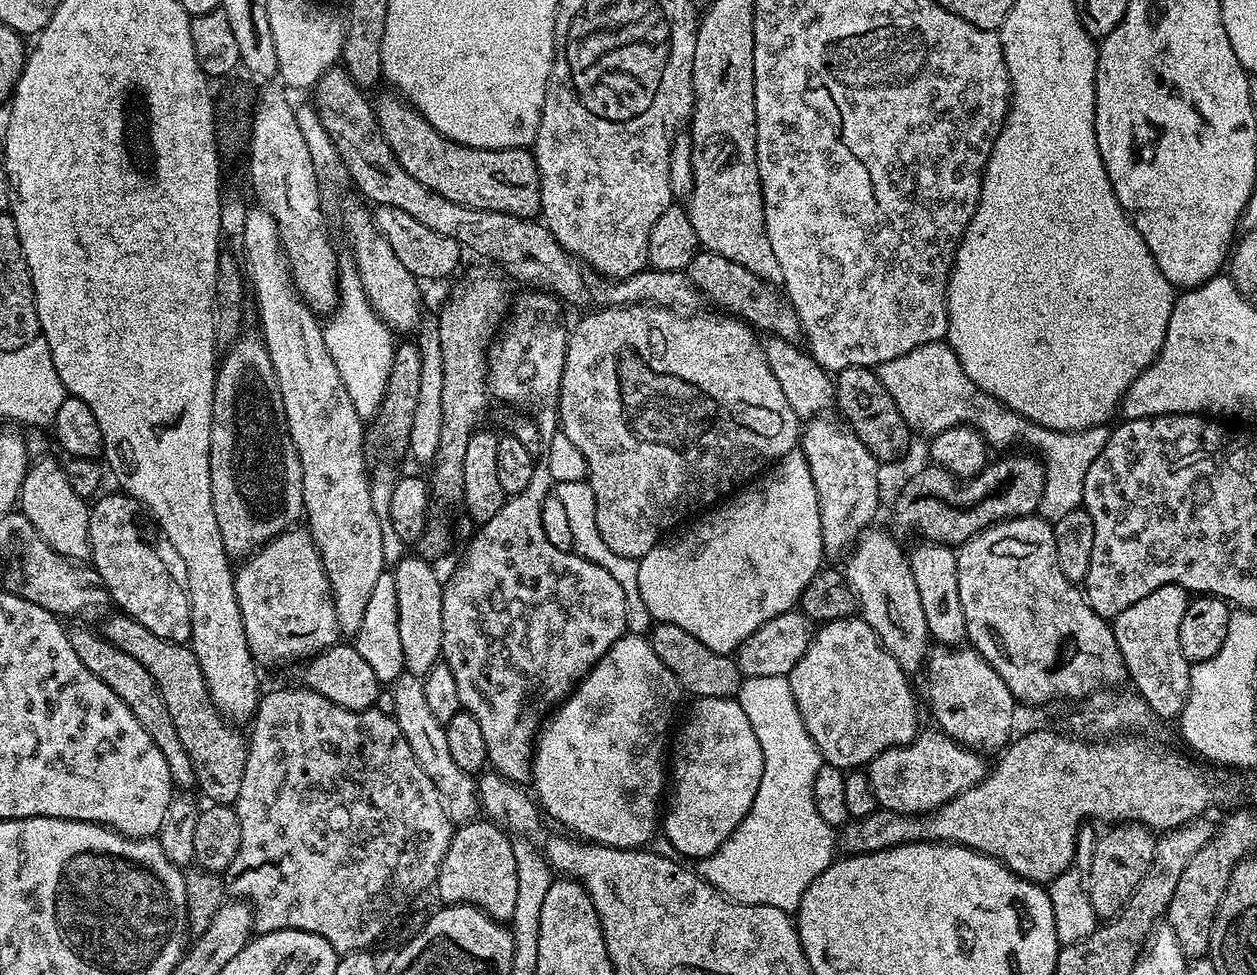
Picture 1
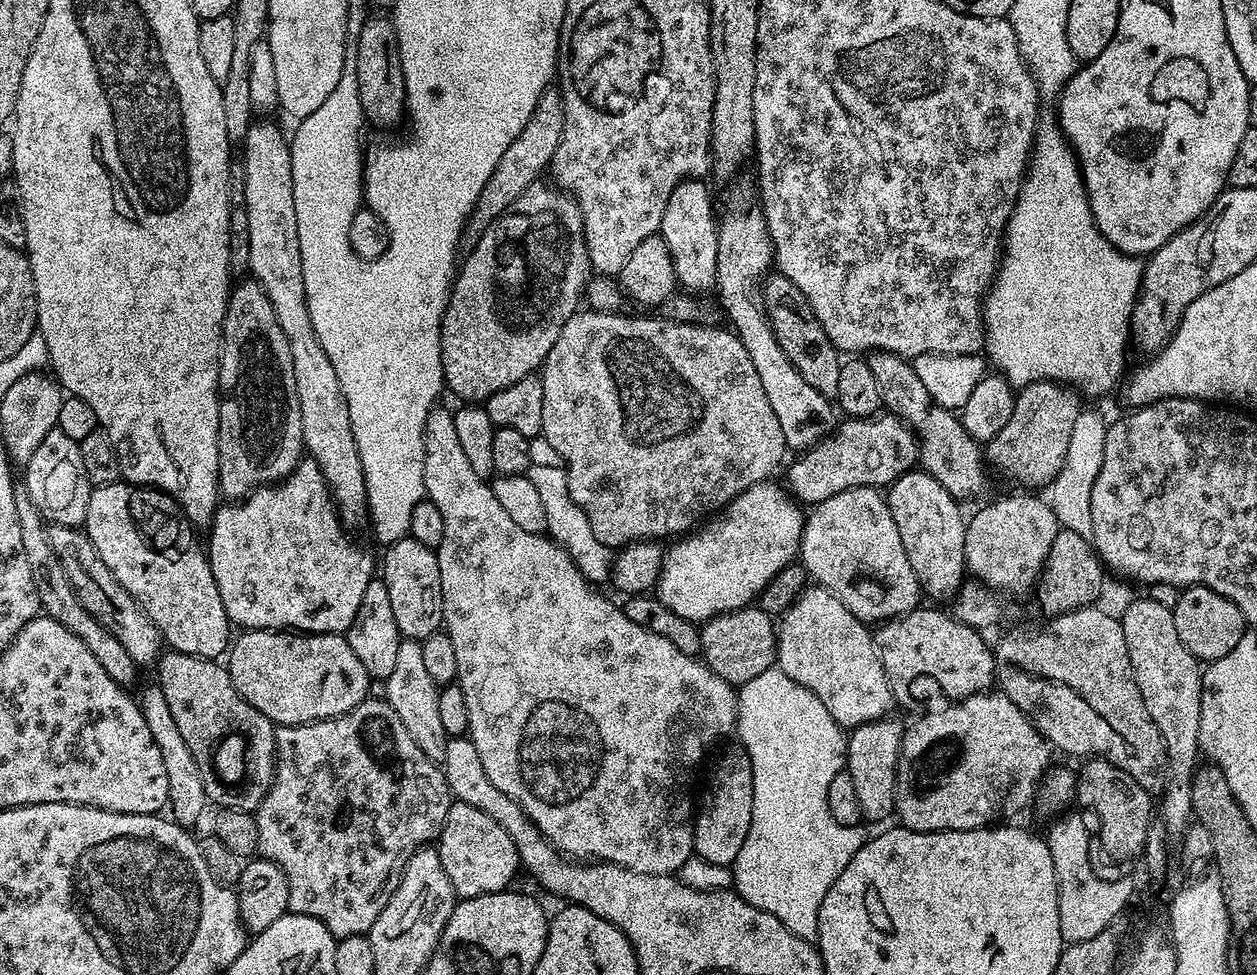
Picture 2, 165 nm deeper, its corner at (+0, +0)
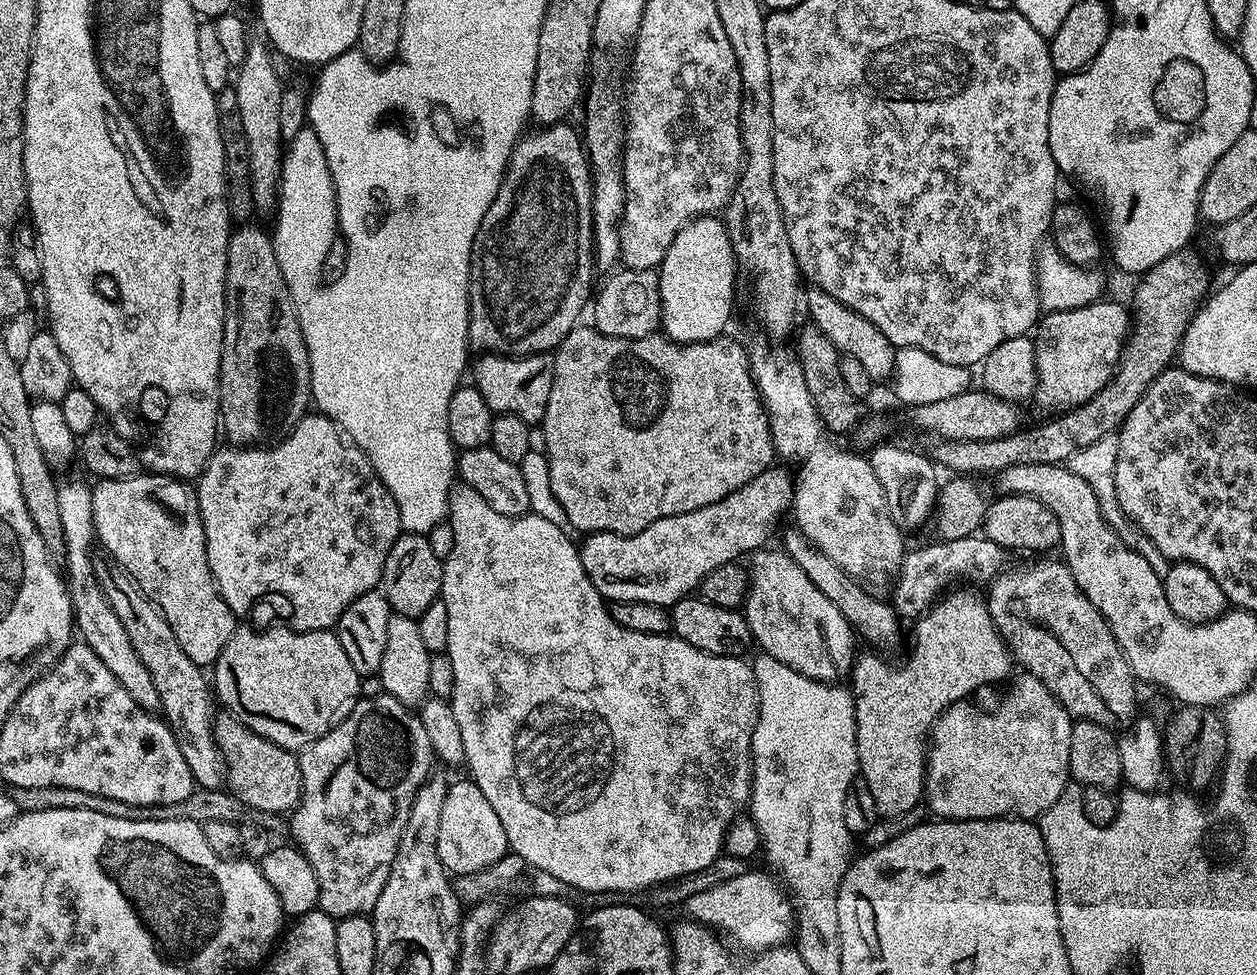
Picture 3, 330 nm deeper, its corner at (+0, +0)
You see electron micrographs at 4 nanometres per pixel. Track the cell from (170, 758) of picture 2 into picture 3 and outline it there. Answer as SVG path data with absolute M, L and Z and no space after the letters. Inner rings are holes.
M68 480L57 487L58 511L62 518L62 534L64 535L64 551L62 553L63 571L66 573L68 597L72 600L74 628L79 639L102 658L102 663L122 687L128 691L130 698L138 702L147 712L156 714L161 711L158 690L154 686L154 678L150 678L150 670L146 670L142 658L138 658L138 650L130 643L130 634L126 634L126 626L114 614L110 602L102 590L94 570L94 552L92 544L97 543L96 527L94 526L94 510L92 509L92 488L80 480Z

